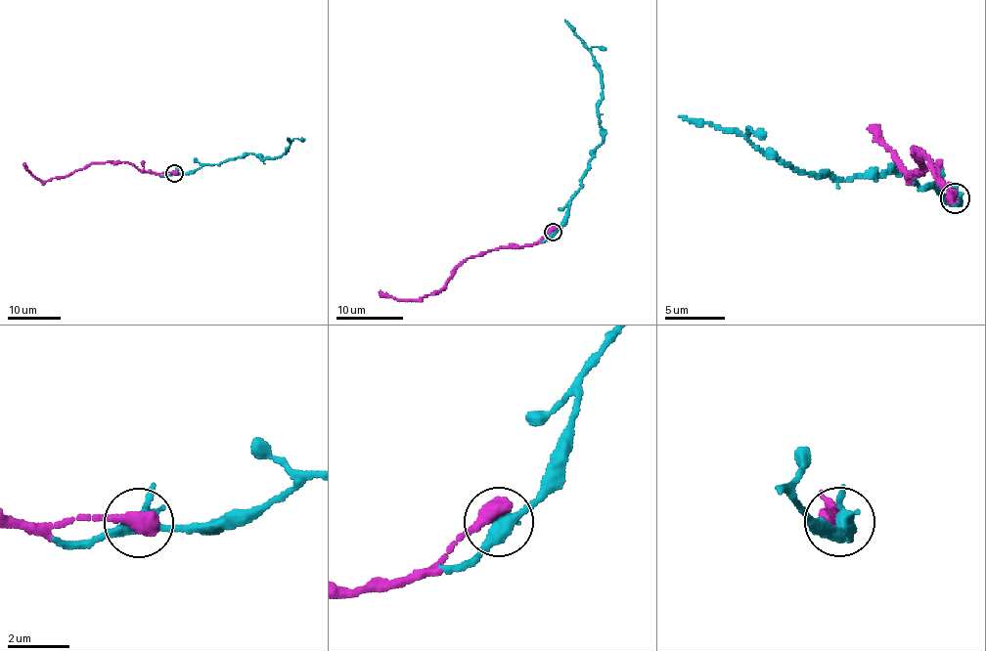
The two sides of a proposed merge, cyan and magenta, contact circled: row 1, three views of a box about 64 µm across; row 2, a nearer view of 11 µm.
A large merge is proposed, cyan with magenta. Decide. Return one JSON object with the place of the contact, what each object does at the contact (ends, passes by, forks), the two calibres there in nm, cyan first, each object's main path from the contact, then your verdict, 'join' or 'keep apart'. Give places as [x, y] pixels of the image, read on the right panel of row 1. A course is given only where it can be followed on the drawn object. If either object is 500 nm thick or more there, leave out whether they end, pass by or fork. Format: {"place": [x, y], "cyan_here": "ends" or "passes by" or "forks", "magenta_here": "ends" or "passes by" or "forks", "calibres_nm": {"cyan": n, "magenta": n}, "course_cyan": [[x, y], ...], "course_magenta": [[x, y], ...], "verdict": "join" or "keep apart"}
{"place": [955, 197], "calibres_nm": {"cyan": 400, "magenta": 550}, "course_cyan": [[954, 198], [946, 202], [892, 165], [837, 181], [799, 174], [738, 132], [679, 116]], "course_magenta": [[954, 198], [938, 184], [925, 154], [912, 147], [922, 170], [910, 171], [911, 176], [899, 170], [870, 125]], "verdict": "join"}

